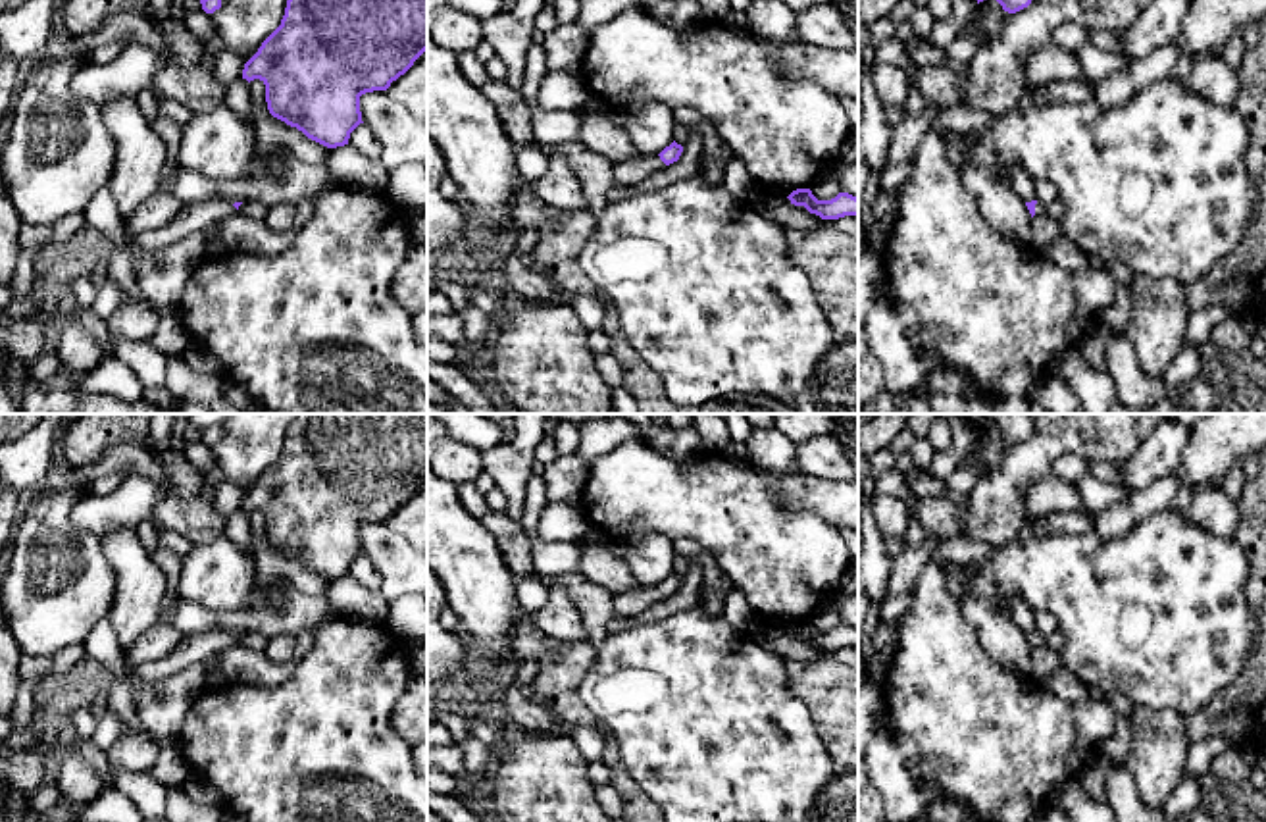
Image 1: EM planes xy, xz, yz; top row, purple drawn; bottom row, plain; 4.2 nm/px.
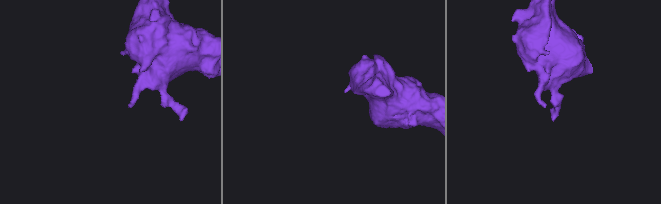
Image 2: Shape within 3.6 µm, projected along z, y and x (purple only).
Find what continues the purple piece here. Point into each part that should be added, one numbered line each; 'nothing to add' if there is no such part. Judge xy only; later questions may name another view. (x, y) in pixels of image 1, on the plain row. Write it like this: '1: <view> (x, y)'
1: xy (195, 647)

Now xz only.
1: xz (630, 603)

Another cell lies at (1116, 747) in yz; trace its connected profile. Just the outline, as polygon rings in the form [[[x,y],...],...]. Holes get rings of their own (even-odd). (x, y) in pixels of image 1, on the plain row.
[[[1120,716],[1114,735],[1104,739],[1097,747],[1097,755],[1106,757],[1116,766],[1124,766],[1126,757],[1129,753],[1129,743],[1131,743],[1129,720]]]

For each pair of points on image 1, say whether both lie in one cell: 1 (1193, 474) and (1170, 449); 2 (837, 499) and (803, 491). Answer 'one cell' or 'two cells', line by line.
1: two cells
2: one cell

